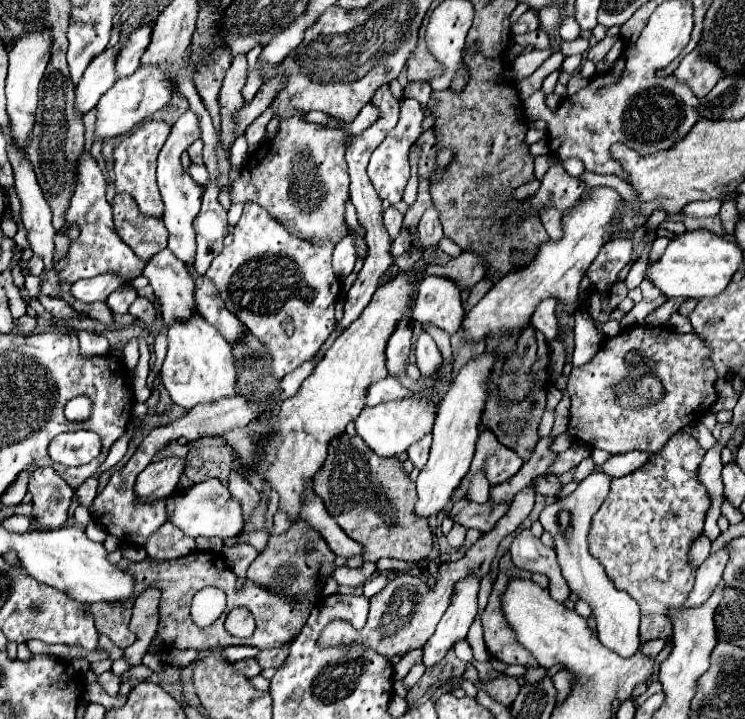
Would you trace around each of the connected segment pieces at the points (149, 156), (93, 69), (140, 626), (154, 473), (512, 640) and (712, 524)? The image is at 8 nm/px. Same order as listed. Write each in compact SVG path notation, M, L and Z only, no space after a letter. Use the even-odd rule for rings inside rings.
M148 120L142 126L138 126L136 132L124 136L120 146L114 148L114 174L116 174L114 188L116 192L130 194L136 200L140 212L152 218L162 218L164 214L164 204L162 204L158 184L156 184L156 158L170 134L170 128L172 126L164 120Z
M130 26L130 28L122 30L118 44L108 48L104 54L98 54L92 60L92 64L86 68L80 84L76 86L76 108L80 114L86 114L90 108L94 108L98 104L100 96L116 84L116 80L118 80L118 74L116 74L118 52L122 50L122 46L130 38L130 34L136 30L138 30L138 26Z
M146 588L140 592L138 600L134 602L134 614L130 620L130 630L138 636L136 642L124 650L124 658L138 666L142 662L142 656L148 652L148 646L156 634L158 628L158 600L160 592L156 588Z
M170 456L162 462L150 464L144 472L140 472L136 480L136 494L146 502L170 496L176 490L176 484L184 474L184 468L186 458L180 456Z
M504 554L502 560L500 560L500 572L498 572L498 578L496 578L496 582L494 582L494 586L492 586L492 594L490 594L488 606L486 606L484 612L482 612L484 642L486 642L486 648L488 648L488 654L490 654L492 658L500 660L502 664L536 666L536 660L534 660L532 654L530 654L526 648L522 648L522 644L516 640L516 634L514 634L514 630L510 628L510 624L508 624L508 620L504 618L504 612L502 612L502 594L506 592L506 586L508 586L508 582L510 582L510 578L524 578L524 580L528 578L528 580L536 582L540 588L548 588L548 578L546 578L544 574L528 574L528 572L524 572L524 570L518 570L518 568L514 568L510 556Z
M716 444L712 450L706 452L706 456L702 458L700 466L698 466L698 478L700 482L706 486L706 492L710 496L710 508L706 512L706 524L704 524L704 534L710 540L716 540L720 530L716 526L716 520L720 516L720 506L724 502L724 484L720 478L720 470L722 470L722 462L720 462L720 448L724 444Z

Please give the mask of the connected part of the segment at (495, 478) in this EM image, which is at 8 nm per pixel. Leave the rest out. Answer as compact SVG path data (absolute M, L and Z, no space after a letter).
M484 428L476 444L476 456L472 460L472 466L468 474L462 478L454 496L468 498L470 480L476 472L484 472L490 486L498 486L498 484L508 482L522 468L522 464L524 462L520 456L516 456L516 452L502 446L498 438L494 436L494 432L490 432L490 428Z

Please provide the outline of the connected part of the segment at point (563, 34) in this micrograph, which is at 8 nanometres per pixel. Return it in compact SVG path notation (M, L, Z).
M564 16L558 28L561 39L572 41L580 34L580 28L573 16Z

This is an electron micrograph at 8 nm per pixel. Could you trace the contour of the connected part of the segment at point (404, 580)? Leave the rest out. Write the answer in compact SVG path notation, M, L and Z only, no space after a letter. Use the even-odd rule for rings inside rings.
M526 488L526 492L520 492L508 510L508 514L486 534L480 536L480 540L464 554L464 558L456 562L442 562L438 566L438 578L436 584L430 588L426 582L422 582L416 574L412 572L400 572L394 580L390 580L382 592L370 598L370 614L368 622L362 630L358 630L358 642L366 644L368 648L374 648L376 652L382 652L382 656L392 658L392 656L404 656L410 650L422 648L428 638L434 634L442 614L446 612L450 604L450 596L454 592L454 584L464 578L468 572L476 572L478 576L484 576L490 570L490 564L496 556L498 544L502 538L512 534L522 520L532 512L534 506L534 488Z

